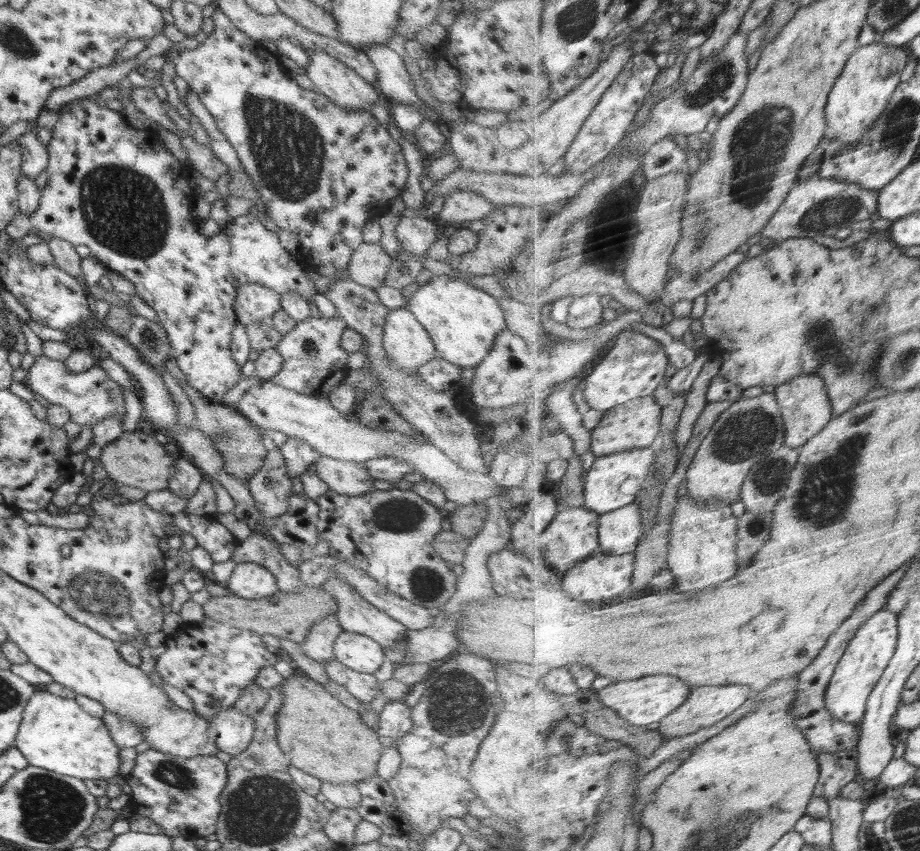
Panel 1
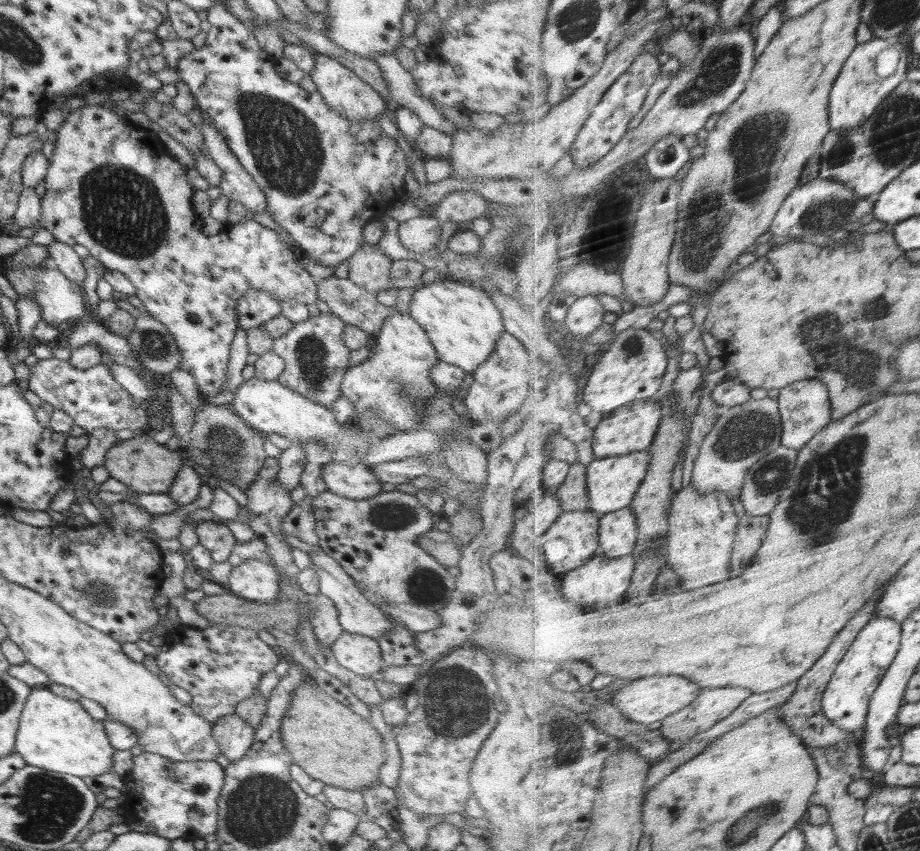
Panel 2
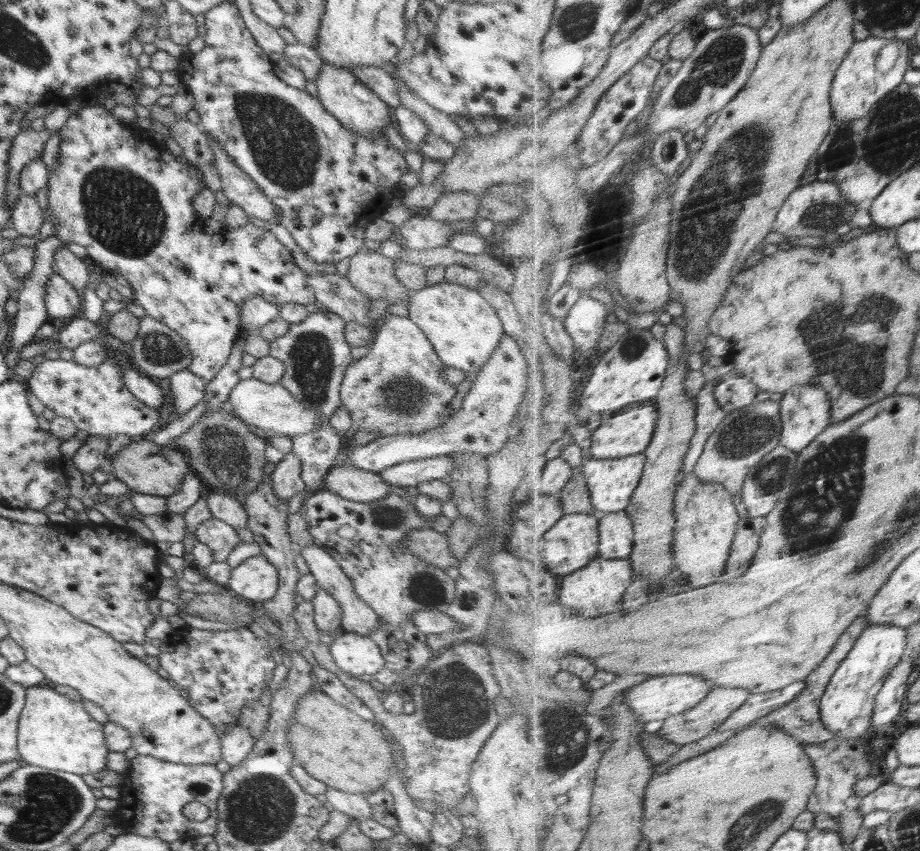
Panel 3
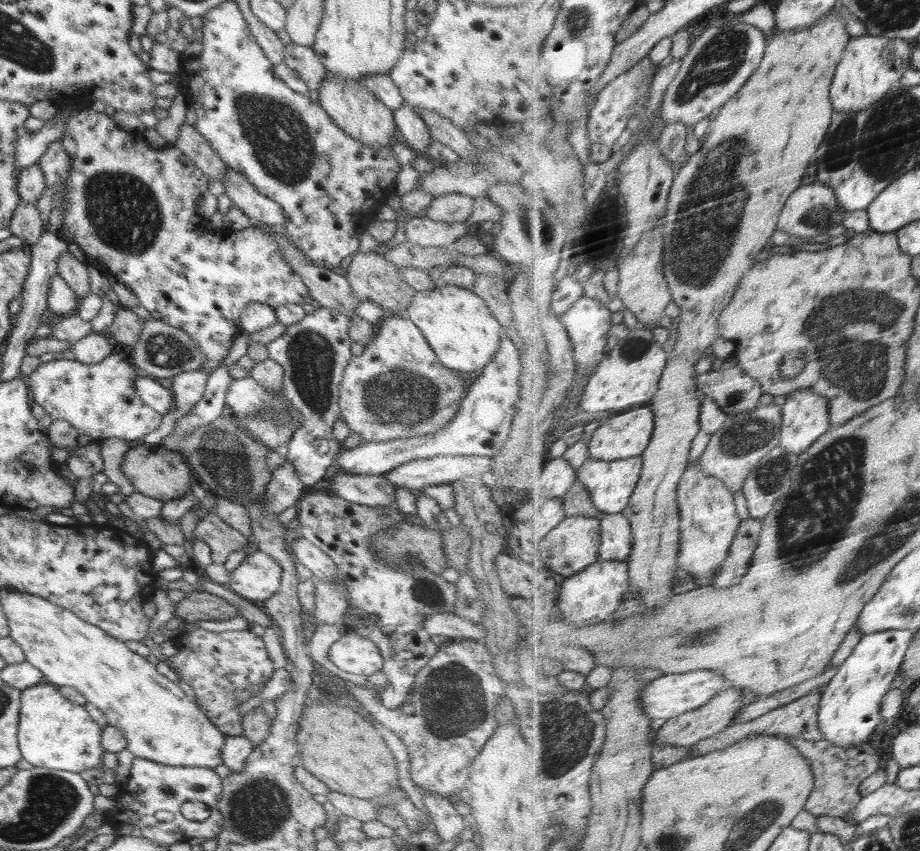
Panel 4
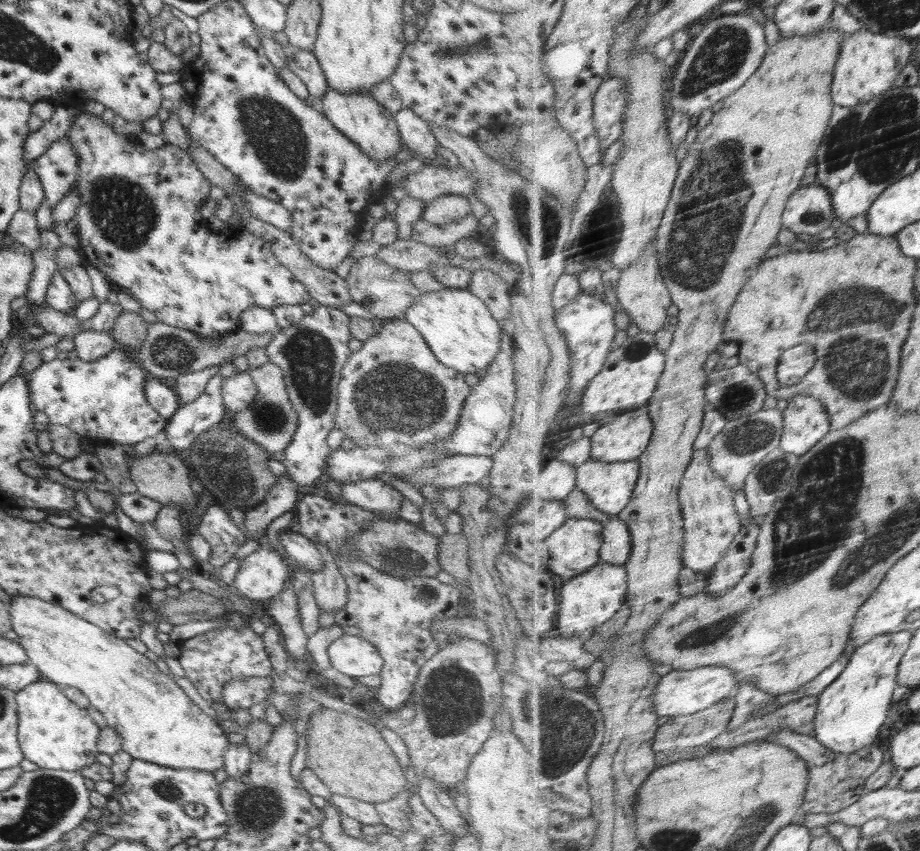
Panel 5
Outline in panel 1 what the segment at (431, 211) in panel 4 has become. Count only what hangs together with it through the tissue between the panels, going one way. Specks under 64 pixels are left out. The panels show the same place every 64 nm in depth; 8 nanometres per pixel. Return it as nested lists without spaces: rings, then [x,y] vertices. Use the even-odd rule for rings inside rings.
[[[454,190],[444,198],[438,221],[457,226],[461,222],[480,220],[490,214],[494,208],[492,202],[473,191]]]

